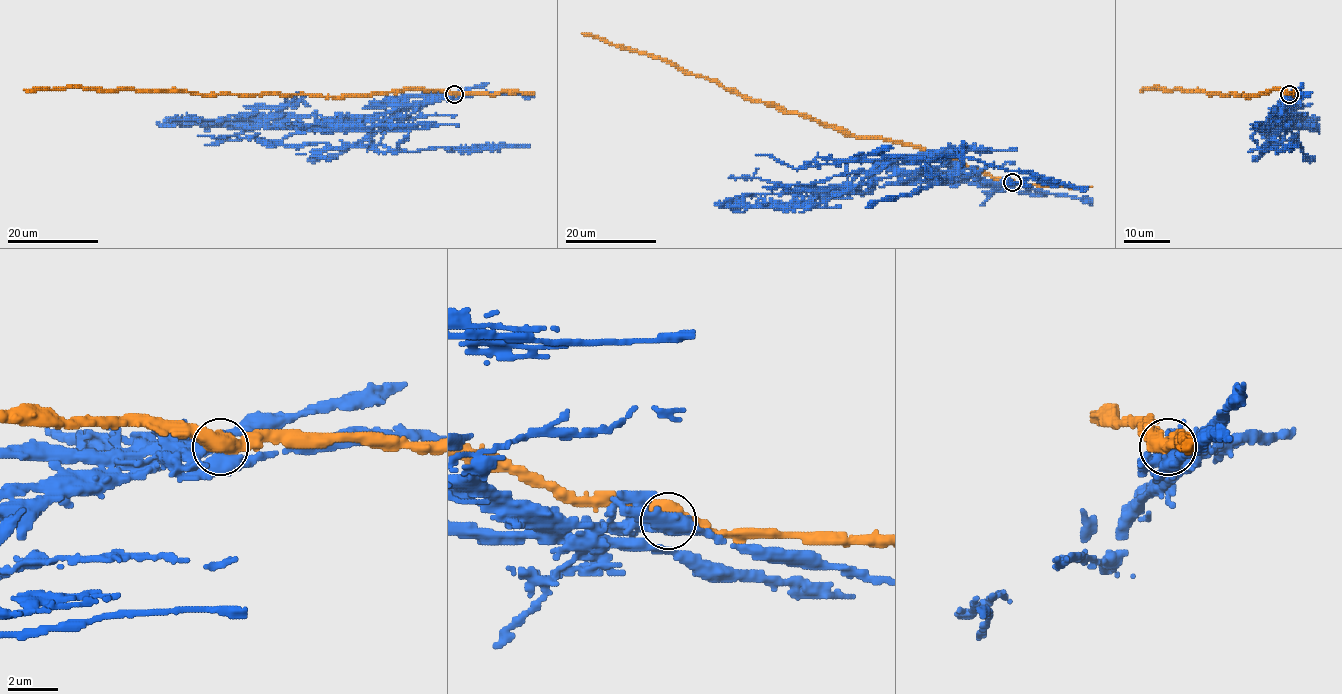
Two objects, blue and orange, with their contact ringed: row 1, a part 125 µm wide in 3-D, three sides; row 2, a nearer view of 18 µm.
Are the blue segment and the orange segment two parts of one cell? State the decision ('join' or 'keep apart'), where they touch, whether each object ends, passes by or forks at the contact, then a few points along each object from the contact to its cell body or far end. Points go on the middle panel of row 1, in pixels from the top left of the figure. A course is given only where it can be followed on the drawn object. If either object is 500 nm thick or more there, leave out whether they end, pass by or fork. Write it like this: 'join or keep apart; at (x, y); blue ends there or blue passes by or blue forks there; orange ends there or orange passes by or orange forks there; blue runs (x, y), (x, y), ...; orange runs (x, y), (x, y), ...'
keep apart; at (1012, 182); blue runs (1012, 183), (984, 183), (963, 178), (947, 167), (935, 167), (853, 185), (820, 202), (715, 204); orange runs (1012, 181), (912, 146), (847, 136), (581, 33)

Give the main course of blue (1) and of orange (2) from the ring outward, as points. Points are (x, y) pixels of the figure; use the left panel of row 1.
1: (454, 95), (405, 103), (398, 108), (356, 122), (325, 122), (315, 127), (237, 122), (157, 125)
2: (454, 95), (420, 89), (354, 96), (204, 95), (60, 87), (23, 90)

